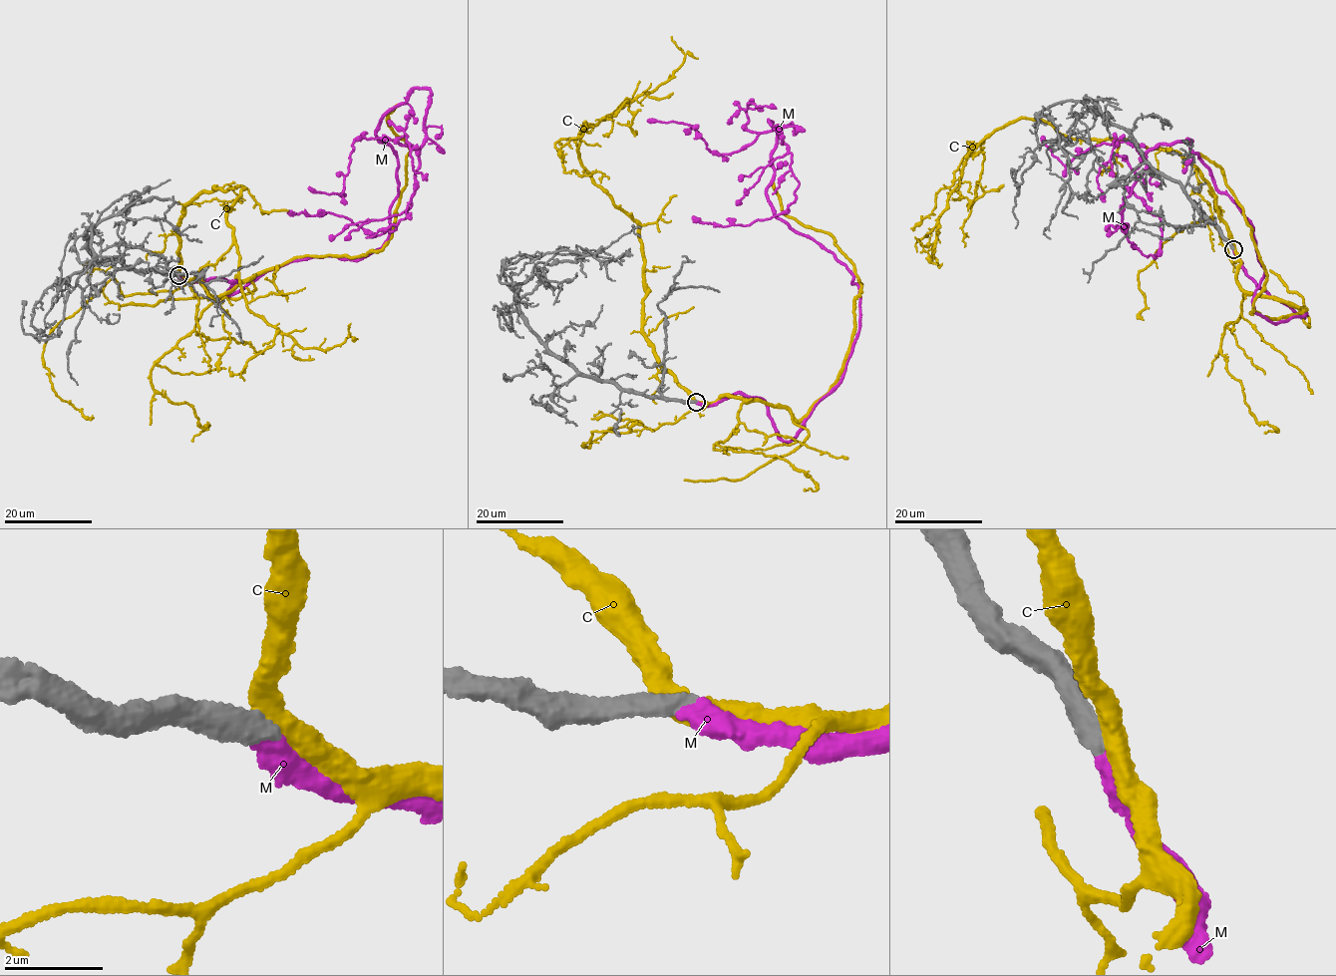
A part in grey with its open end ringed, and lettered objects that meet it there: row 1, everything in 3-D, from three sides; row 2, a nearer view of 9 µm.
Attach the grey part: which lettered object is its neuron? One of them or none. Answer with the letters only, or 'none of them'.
M

